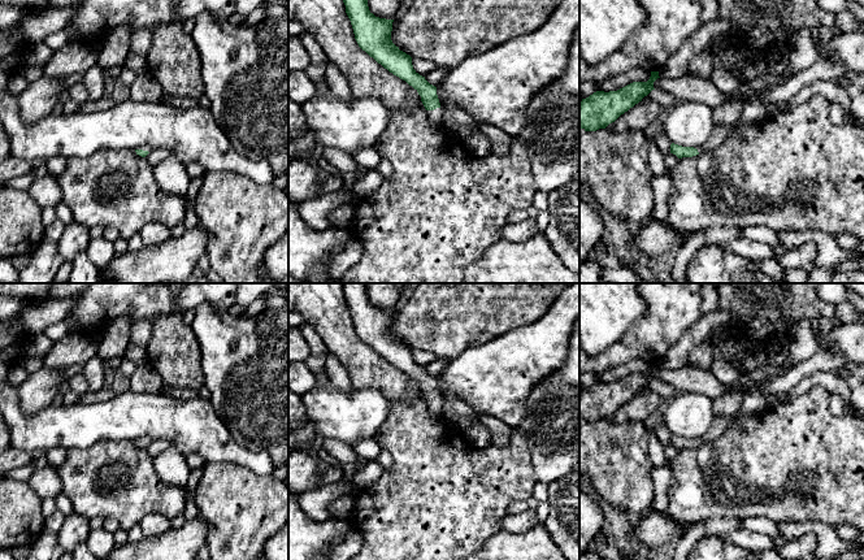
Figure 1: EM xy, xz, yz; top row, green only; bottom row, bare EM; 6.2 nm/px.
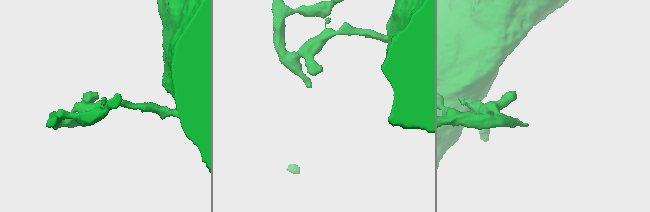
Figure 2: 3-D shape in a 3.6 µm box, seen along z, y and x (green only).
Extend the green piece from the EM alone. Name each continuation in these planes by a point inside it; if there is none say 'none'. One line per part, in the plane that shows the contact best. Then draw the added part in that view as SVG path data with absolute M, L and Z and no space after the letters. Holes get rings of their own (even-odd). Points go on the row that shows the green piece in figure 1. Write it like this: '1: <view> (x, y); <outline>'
1: xz (435, 117); M437 108L434 110L426 110L429 123L434 130L444 130L444 122L443 122L443 109Z

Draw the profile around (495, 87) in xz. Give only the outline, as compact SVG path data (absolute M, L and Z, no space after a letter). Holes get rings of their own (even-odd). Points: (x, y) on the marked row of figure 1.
M563 0L548 21L537 31L516 36L492 49L468 57L450 70L437 86L440 103L468 113L476 123L489 123L517 138L527 125L527 108L548 83L563 77L568 68L569 49L579 29L579 0Z

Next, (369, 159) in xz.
M374 147L365 148L357 152L353 157L357 165L362 166L365 170L375 169L382 160L382 156Z

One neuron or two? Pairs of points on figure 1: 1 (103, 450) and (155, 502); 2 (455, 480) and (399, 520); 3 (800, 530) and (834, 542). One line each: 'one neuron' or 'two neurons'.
1: one neuron
2: one neuron
3: one neuron

